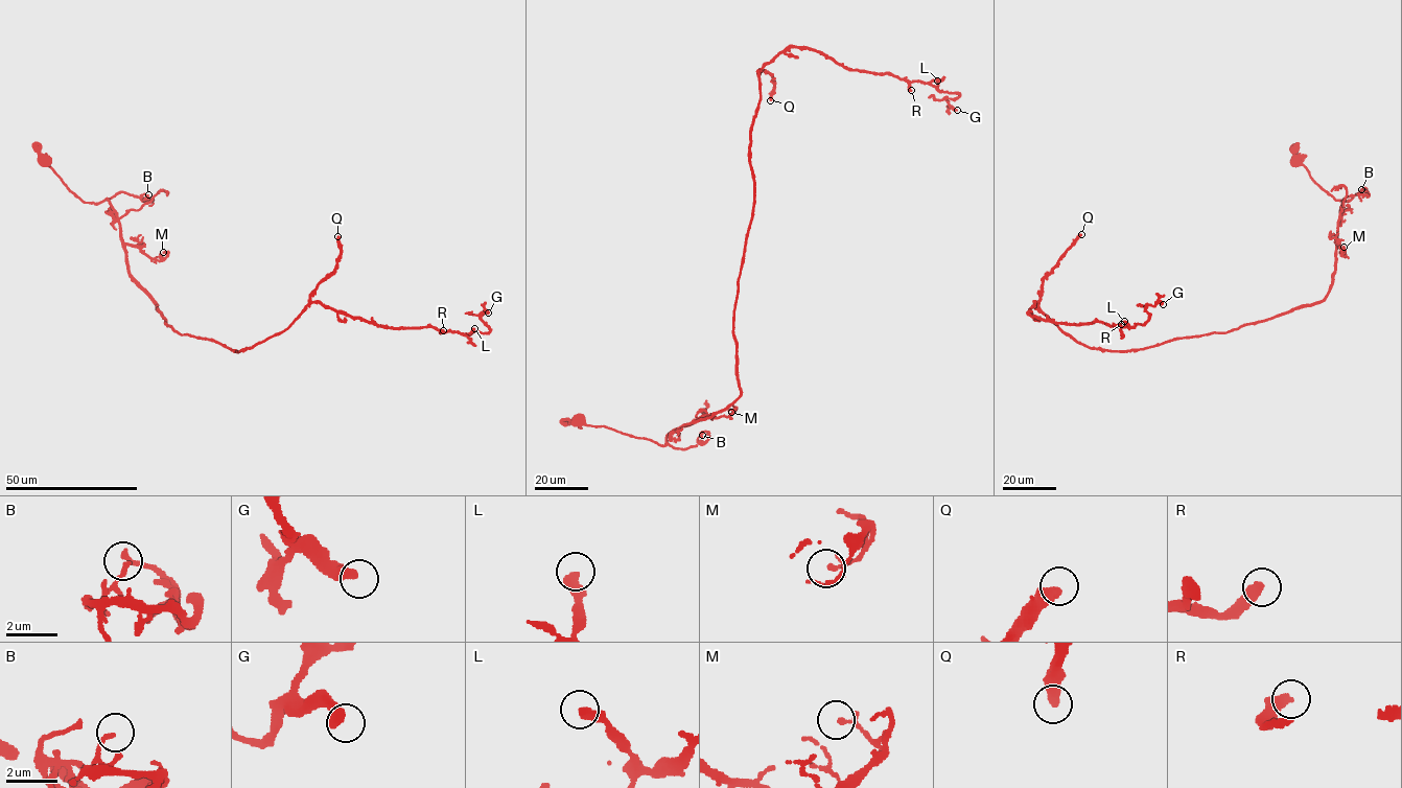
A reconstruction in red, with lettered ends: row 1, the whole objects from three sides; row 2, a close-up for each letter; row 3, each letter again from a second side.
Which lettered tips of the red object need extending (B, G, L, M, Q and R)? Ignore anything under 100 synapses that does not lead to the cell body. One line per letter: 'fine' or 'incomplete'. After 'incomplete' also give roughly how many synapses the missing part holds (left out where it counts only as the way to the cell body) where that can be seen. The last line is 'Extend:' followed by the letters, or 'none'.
B: fine
G: fine
L: fine
M: fine
Q: incomplete; about 100 synapses
R: incomplete; about 120 synapses
Extend: Q, R

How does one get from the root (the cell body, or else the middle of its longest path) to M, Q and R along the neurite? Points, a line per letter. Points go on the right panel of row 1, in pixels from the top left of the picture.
M: (1297, 160), (1335, 200), (1349, 201), (1352, 196), (1342, 202), (1338, 222), (1335, 240), (1342, 256), (1344, 247)
Q: (1297, 160), (1335, 200), (1353, 198), (1329, 290), (1306, 306), (1142, 349), (1088, 347), (1038, 305), (1081, 234)
R: (1297, 160), (1335, 200), (1353, 198), (1323, 300), (1122, 351), (1076, 342), (1036, 302), (1028, 314), (1121, 324)

